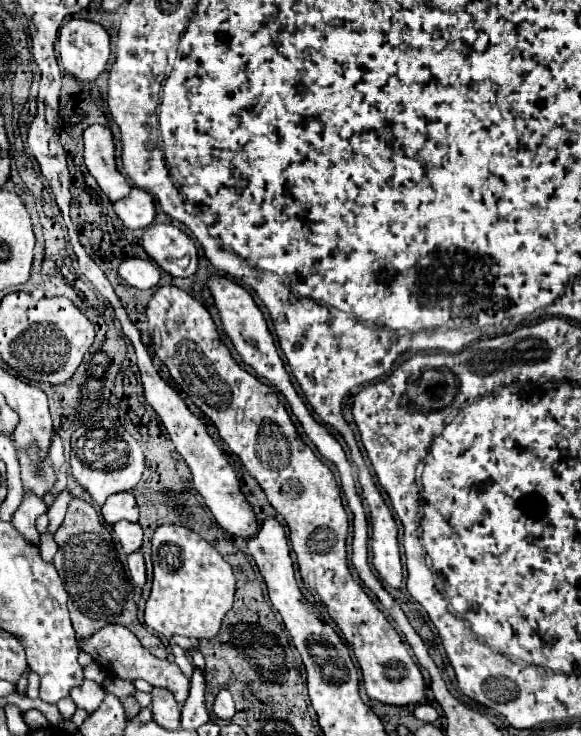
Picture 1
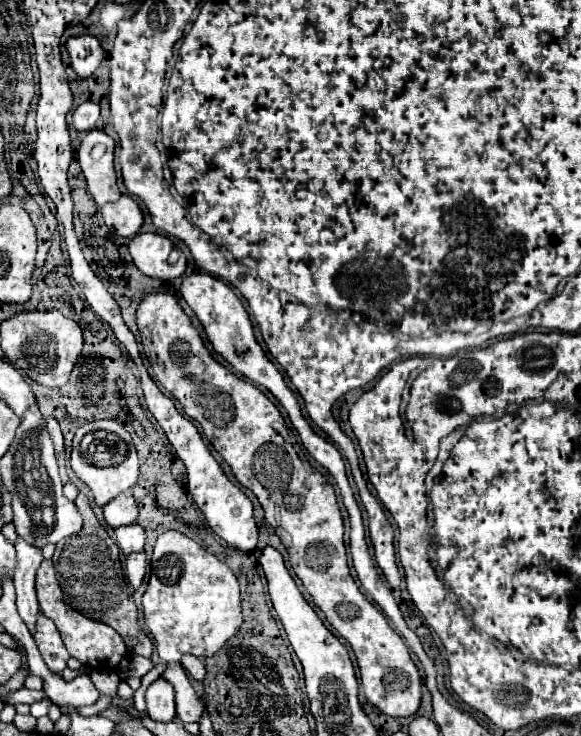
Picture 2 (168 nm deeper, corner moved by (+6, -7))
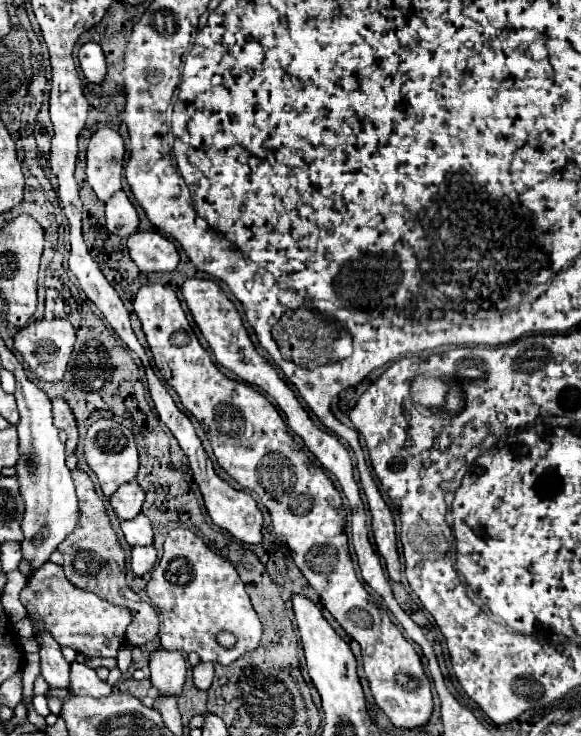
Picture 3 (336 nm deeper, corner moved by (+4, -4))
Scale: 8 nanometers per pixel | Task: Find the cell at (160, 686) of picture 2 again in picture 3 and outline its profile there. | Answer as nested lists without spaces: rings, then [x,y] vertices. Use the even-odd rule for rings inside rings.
[[[153,652],[149,660],[151,684],[159,696],[179,696],[185,684],[187,662],[181,652]]]

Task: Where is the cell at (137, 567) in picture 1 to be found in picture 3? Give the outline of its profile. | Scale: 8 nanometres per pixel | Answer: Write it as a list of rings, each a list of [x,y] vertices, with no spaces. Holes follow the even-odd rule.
[[[135,546],[133,548],[133,556],[131,556],[131,568],[135,572],[135,576],[143,576],[145,572],[149,572],[155,566],[157,560],[157,552],[153,546]]]

